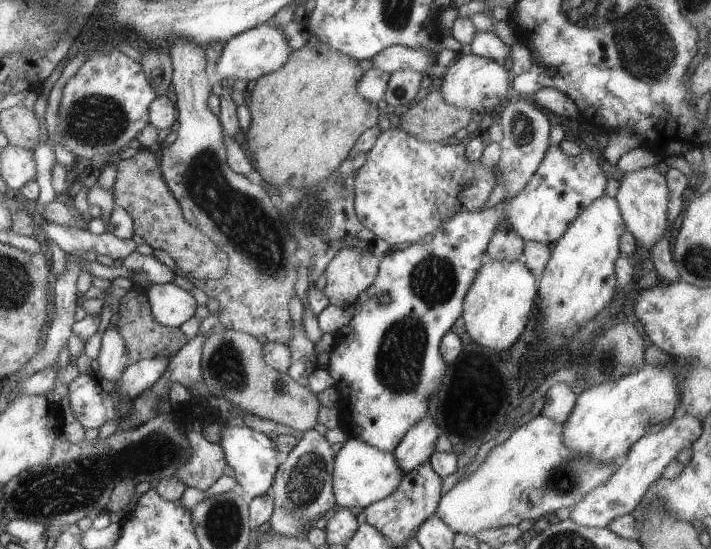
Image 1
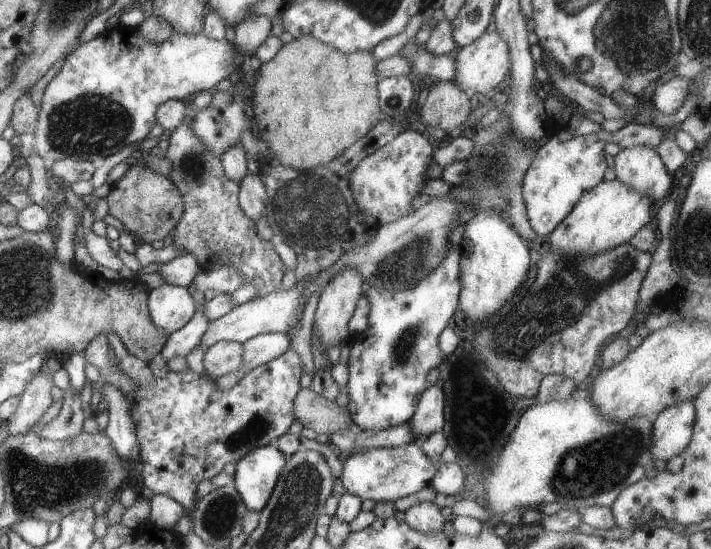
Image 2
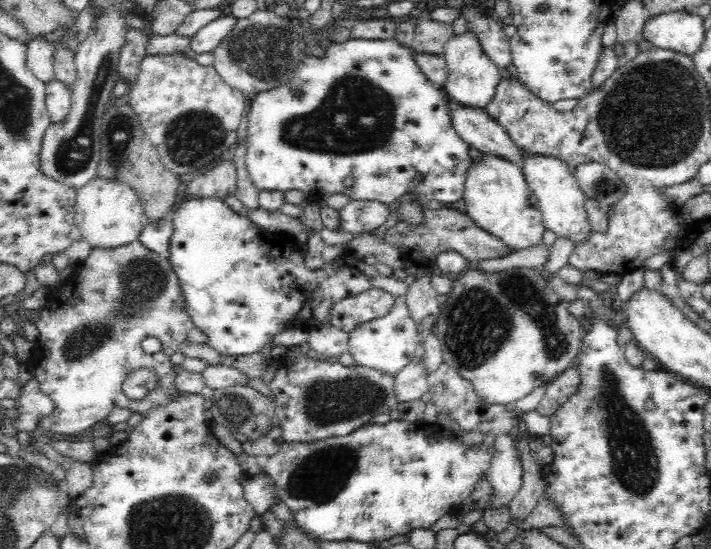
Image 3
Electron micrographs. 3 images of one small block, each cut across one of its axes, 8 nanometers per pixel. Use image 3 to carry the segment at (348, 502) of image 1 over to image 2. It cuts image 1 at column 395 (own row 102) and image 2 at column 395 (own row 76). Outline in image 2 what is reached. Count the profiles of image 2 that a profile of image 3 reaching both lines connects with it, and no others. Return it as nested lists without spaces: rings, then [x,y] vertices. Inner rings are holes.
[[[416,442],[362,450],[343,456],[342,461],[338,479],[344,492],[354,494],[362,501],[369,499],[375,502],[397,500],[425,488],[437,468]]]

